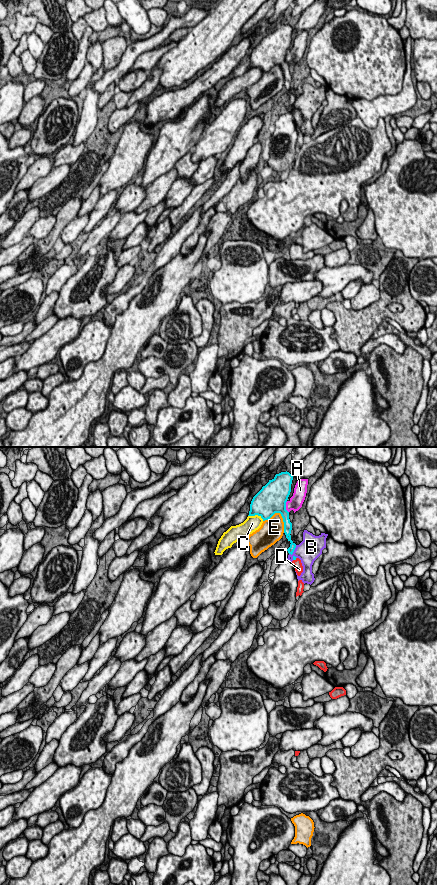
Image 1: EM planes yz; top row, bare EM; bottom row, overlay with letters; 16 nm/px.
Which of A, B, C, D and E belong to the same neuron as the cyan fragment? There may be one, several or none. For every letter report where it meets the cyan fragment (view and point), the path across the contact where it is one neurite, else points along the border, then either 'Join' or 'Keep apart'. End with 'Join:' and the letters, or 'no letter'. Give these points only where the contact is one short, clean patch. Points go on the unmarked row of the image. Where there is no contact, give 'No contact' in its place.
A: Touches cyan at yz (285, 59). Keep apart
B: Touches cyan at yz (293, 103). Boundary: yz (296, 97), (292, 111). Keep apart
C: Touches cyan at yz (256, 66). Keep apart
D: Touches cyan at yz (294, 111). Path across: yz (294, 110), (294, 111), (297, 115). Join
E: Touches cyan at yz (281, 67). Keep apart
Join: D

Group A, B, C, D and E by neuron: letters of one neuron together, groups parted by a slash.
A / B / C / D / E

